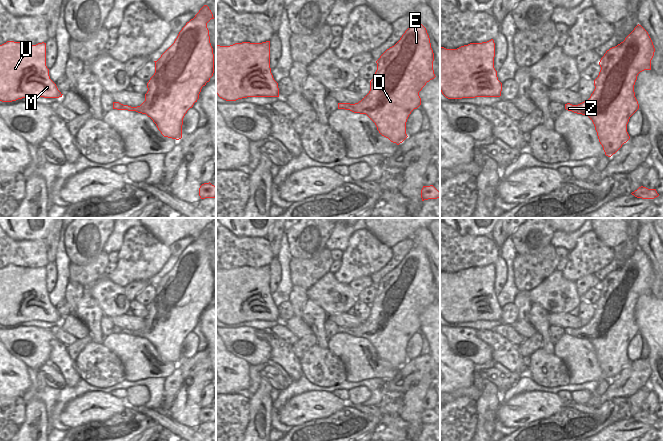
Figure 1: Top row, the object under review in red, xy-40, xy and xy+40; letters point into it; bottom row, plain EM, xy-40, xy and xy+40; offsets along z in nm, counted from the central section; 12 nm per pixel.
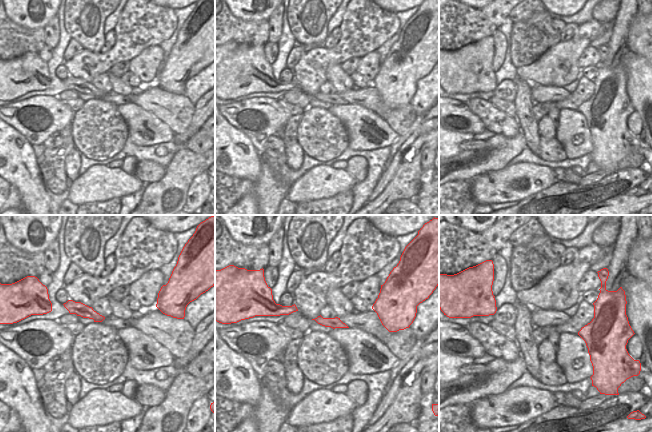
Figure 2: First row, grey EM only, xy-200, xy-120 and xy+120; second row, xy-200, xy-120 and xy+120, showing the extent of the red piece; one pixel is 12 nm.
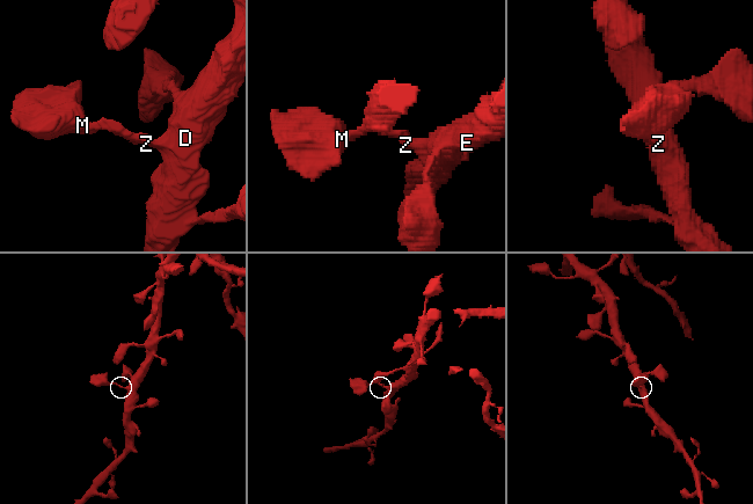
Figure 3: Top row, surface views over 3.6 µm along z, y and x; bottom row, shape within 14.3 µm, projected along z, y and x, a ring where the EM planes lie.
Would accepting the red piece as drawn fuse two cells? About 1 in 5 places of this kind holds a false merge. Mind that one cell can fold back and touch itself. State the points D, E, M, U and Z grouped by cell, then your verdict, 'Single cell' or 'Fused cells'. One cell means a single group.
Groups: D E M U Z. Single cell

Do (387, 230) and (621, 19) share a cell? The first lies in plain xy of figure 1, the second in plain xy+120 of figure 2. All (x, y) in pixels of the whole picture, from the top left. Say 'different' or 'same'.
different

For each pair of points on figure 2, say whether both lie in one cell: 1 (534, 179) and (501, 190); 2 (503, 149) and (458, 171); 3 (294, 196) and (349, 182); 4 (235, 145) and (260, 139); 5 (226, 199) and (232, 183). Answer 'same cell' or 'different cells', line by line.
1: same cell
2: same cell
3: same cell
4: different cells
5: same cell

